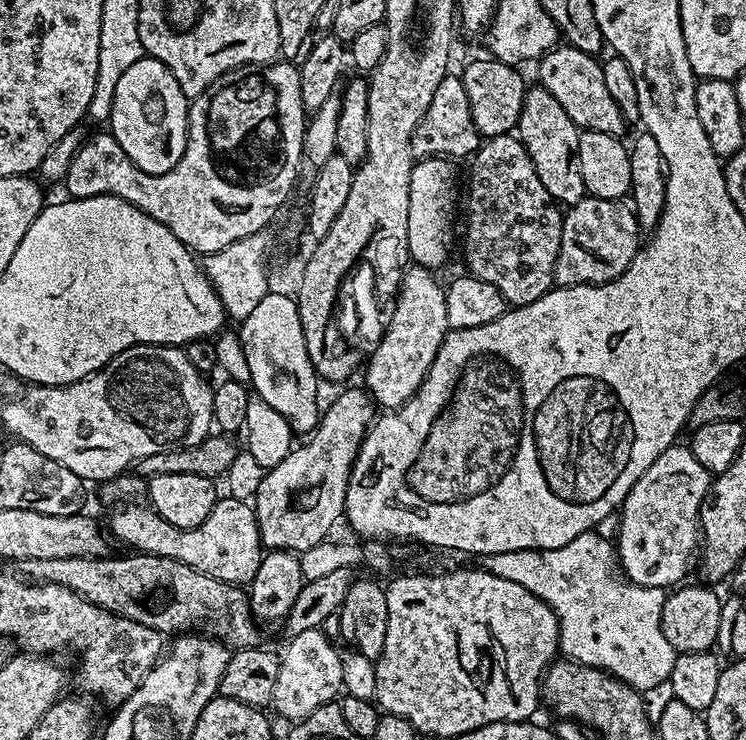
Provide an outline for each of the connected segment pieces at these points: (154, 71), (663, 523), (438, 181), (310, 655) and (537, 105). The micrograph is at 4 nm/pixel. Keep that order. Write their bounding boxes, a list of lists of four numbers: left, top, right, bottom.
[[110,55,189,176],[614,447,714,590],[408,156,456,270],[271,628,344,722],[516,86,586,206]]

